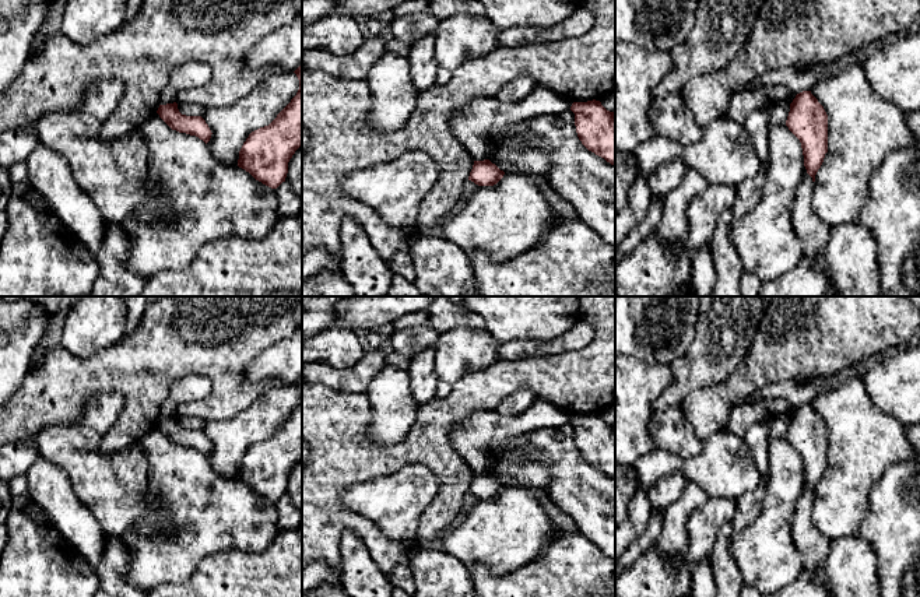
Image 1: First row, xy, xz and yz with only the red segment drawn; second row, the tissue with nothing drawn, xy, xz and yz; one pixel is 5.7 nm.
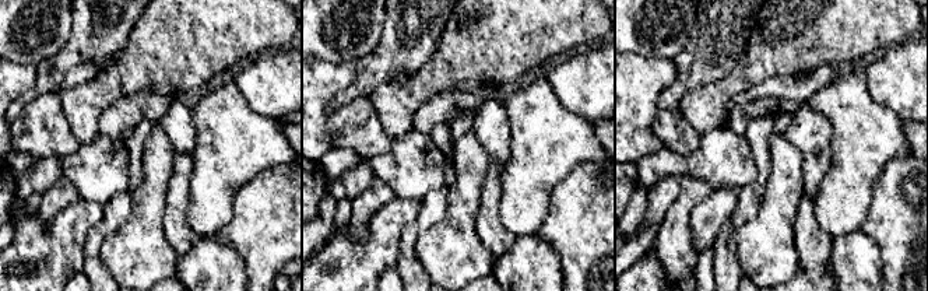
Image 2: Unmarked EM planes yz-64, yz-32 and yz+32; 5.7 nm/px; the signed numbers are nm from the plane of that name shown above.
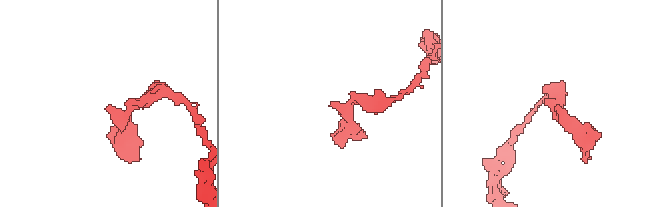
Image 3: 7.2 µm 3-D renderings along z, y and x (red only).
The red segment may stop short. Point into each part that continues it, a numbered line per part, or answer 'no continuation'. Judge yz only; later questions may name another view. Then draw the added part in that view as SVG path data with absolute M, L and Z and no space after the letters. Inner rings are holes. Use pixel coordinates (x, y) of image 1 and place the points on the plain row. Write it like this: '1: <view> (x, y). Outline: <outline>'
no continuation

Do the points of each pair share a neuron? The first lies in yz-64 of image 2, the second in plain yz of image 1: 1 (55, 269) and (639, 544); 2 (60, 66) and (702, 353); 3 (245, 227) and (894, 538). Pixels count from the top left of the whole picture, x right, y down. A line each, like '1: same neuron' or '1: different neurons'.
1: different neurons
2: same neuron
3: same neuron

